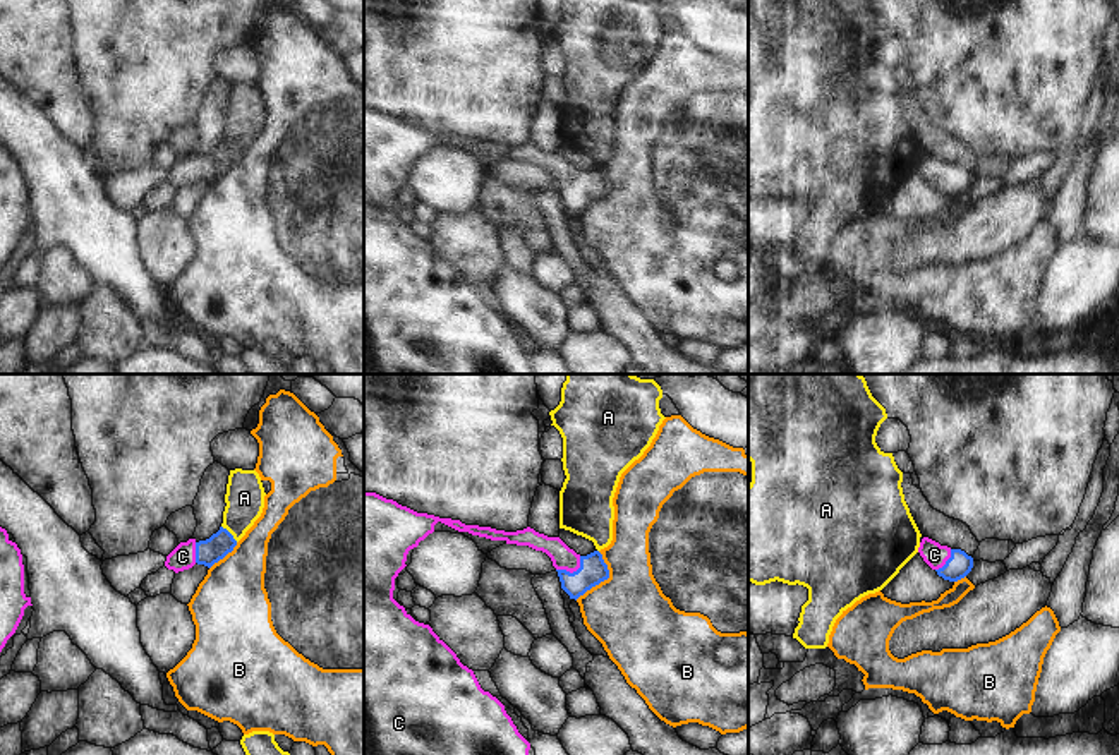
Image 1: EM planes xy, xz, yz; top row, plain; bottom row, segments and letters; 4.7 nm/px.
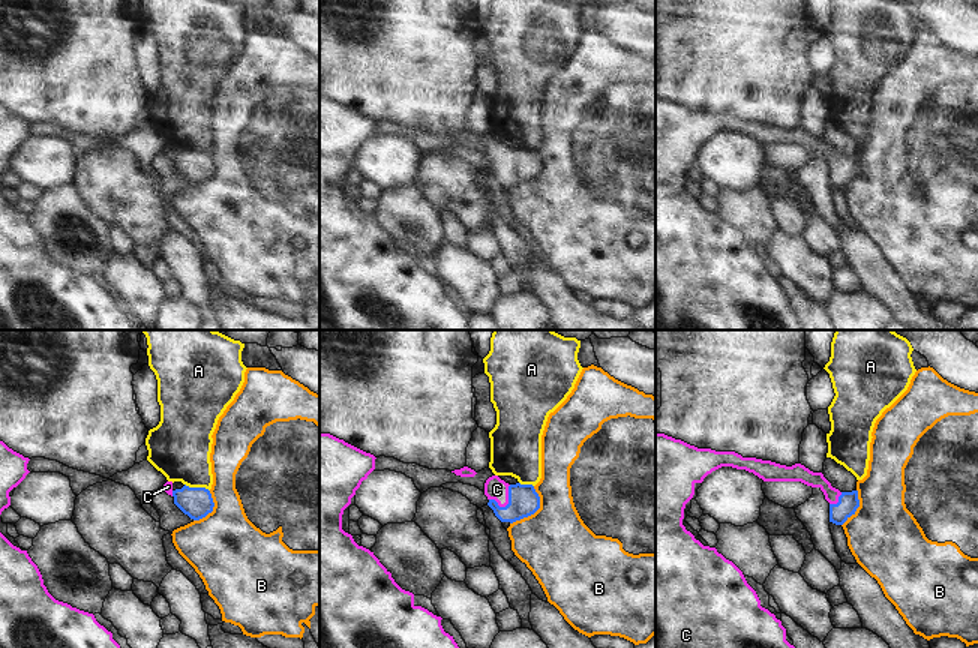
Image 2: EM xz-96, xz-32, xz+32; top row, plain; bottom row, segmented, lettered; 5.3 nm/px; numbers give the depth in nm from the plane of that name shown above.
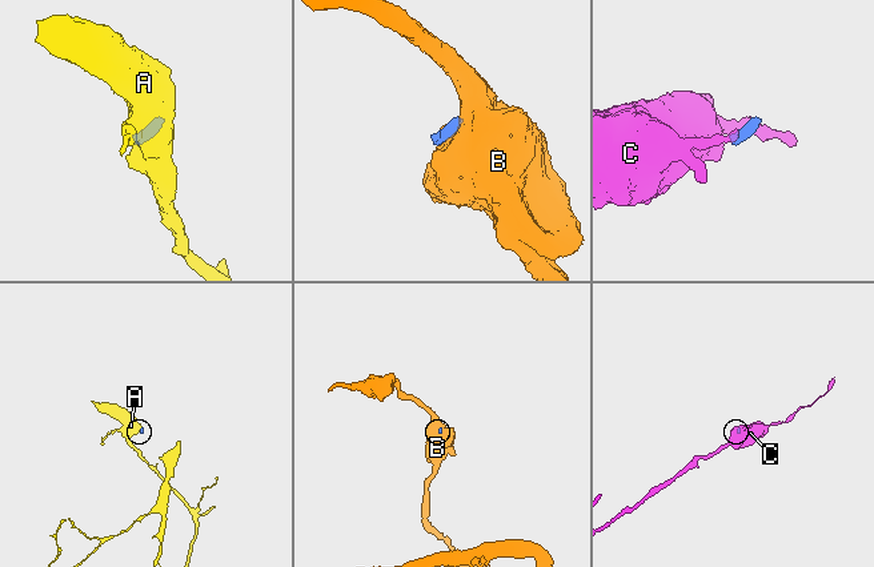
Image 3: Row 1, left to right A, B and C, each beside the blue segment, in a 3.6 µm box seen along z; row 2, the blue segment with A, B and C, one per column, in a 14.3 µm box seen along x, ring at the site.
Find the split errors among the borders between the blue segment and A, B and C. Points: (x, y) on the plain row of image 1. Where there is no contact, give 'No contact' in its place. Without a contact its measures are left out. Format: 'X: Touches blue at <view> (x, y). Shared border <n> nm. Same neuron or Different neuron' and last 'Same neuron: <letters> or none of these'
A: Touches blue at xy (230, 150). Shared border 110 nm. Different neuron
B: Touches blue at xz (604, 194). Shared border 260 nm. Different neuron
C: Touches blue at xz (574, 187). Shared border 140 nm. Same neuron
Same neuron: C.

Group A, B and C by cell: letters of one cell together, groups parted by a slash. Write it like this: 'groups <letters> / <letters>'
groups A / B / C

